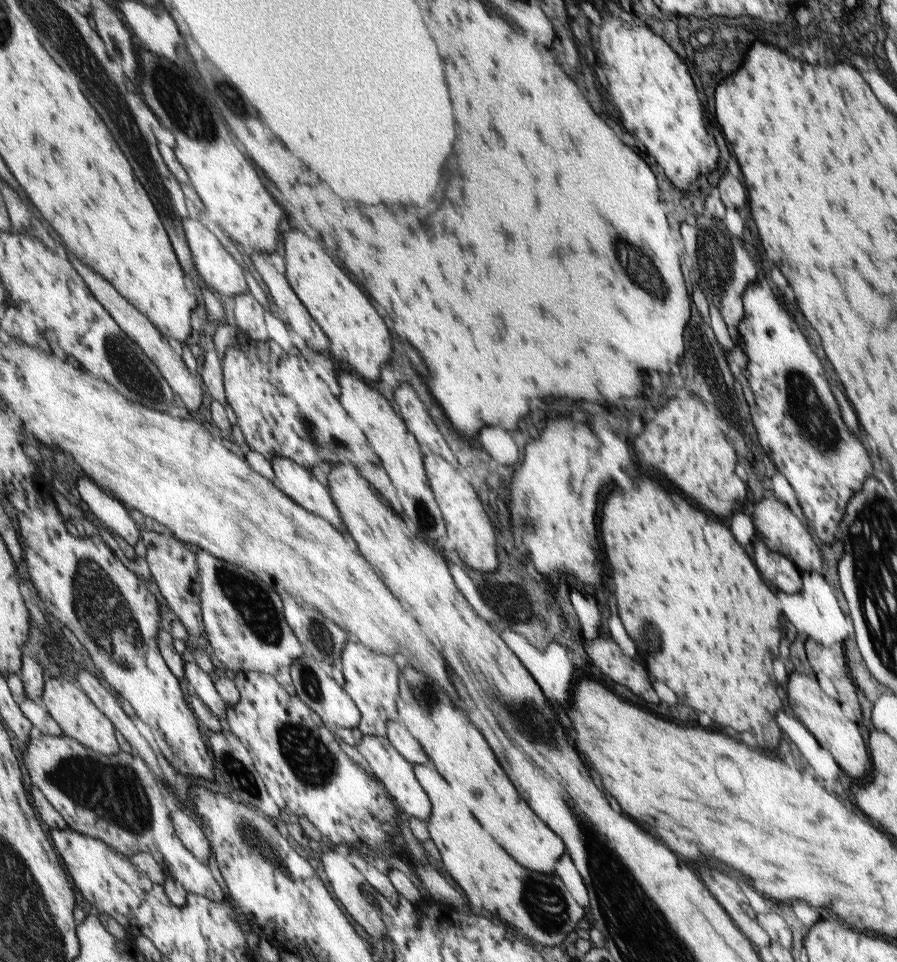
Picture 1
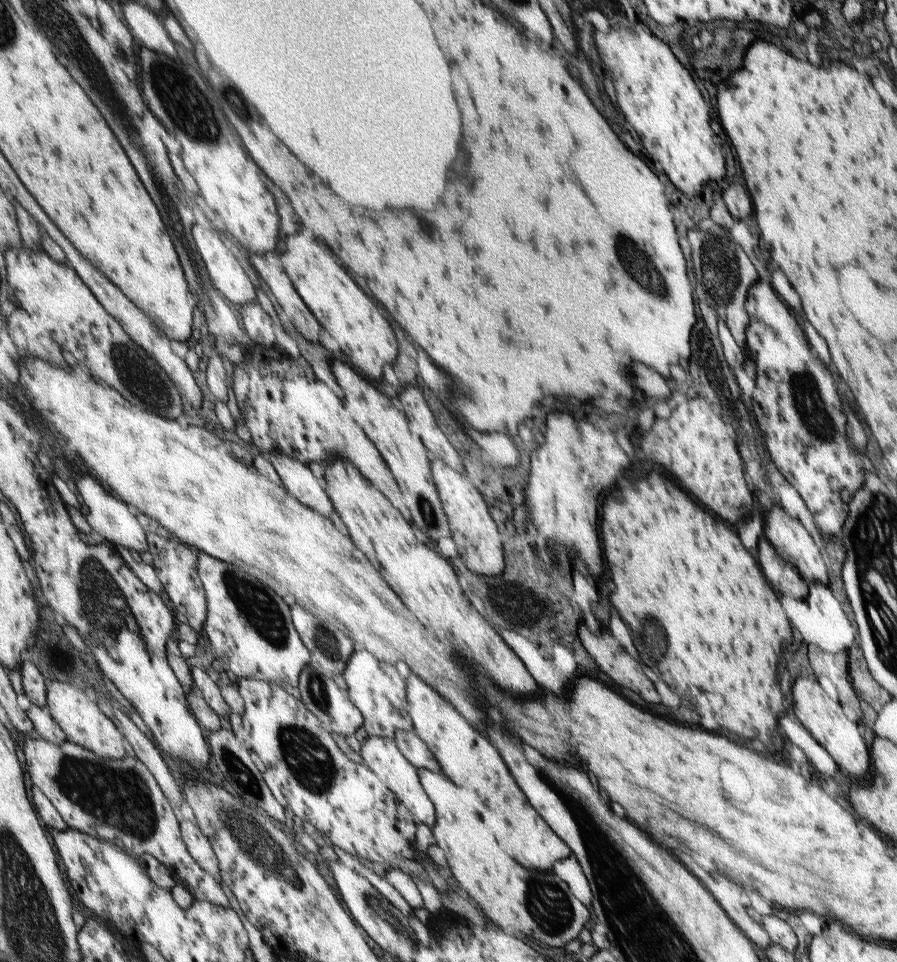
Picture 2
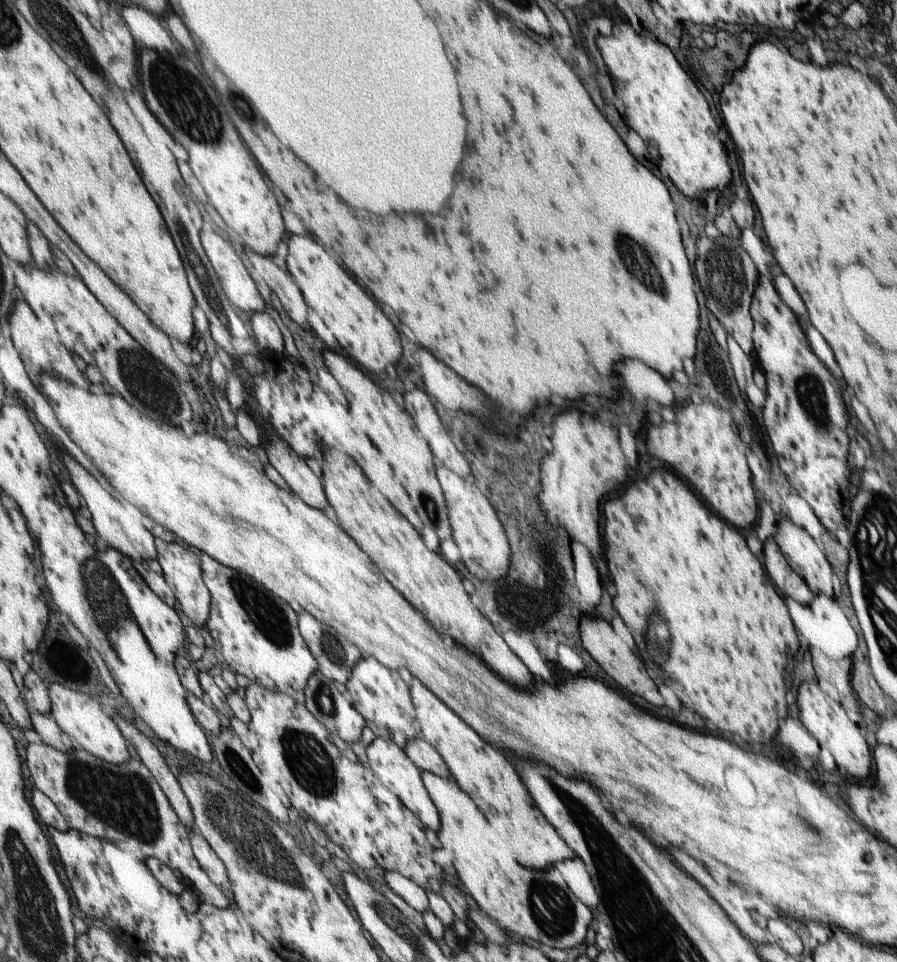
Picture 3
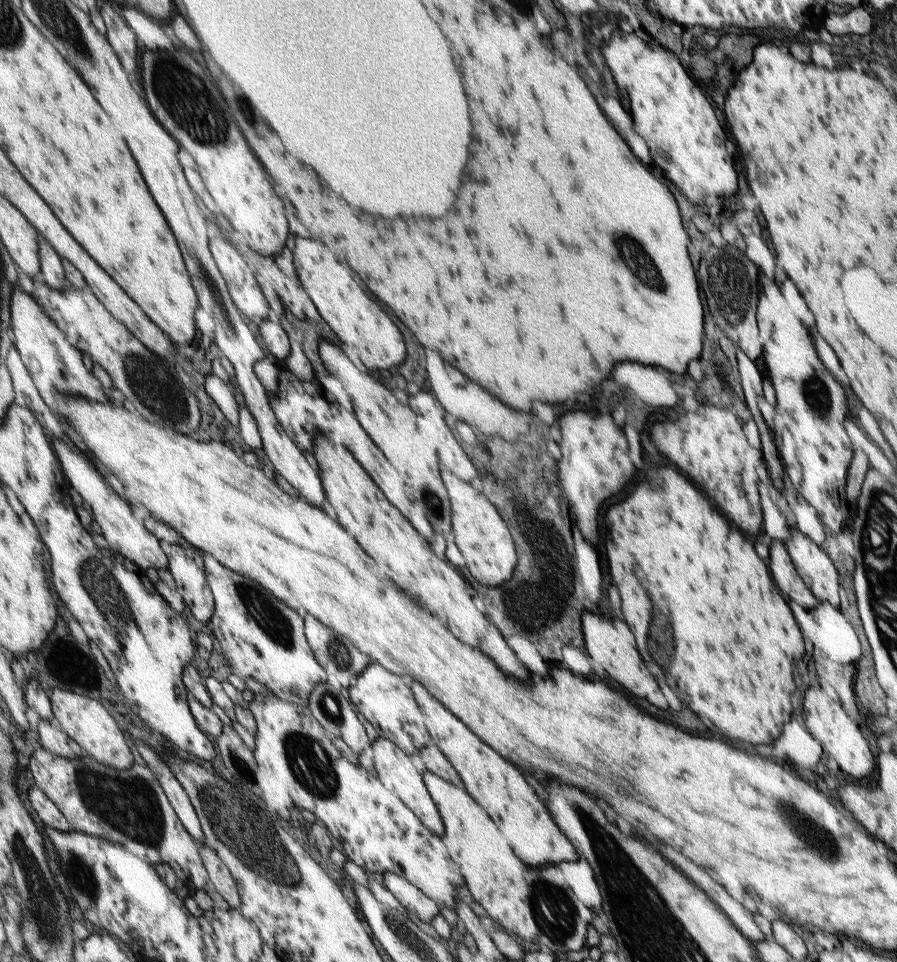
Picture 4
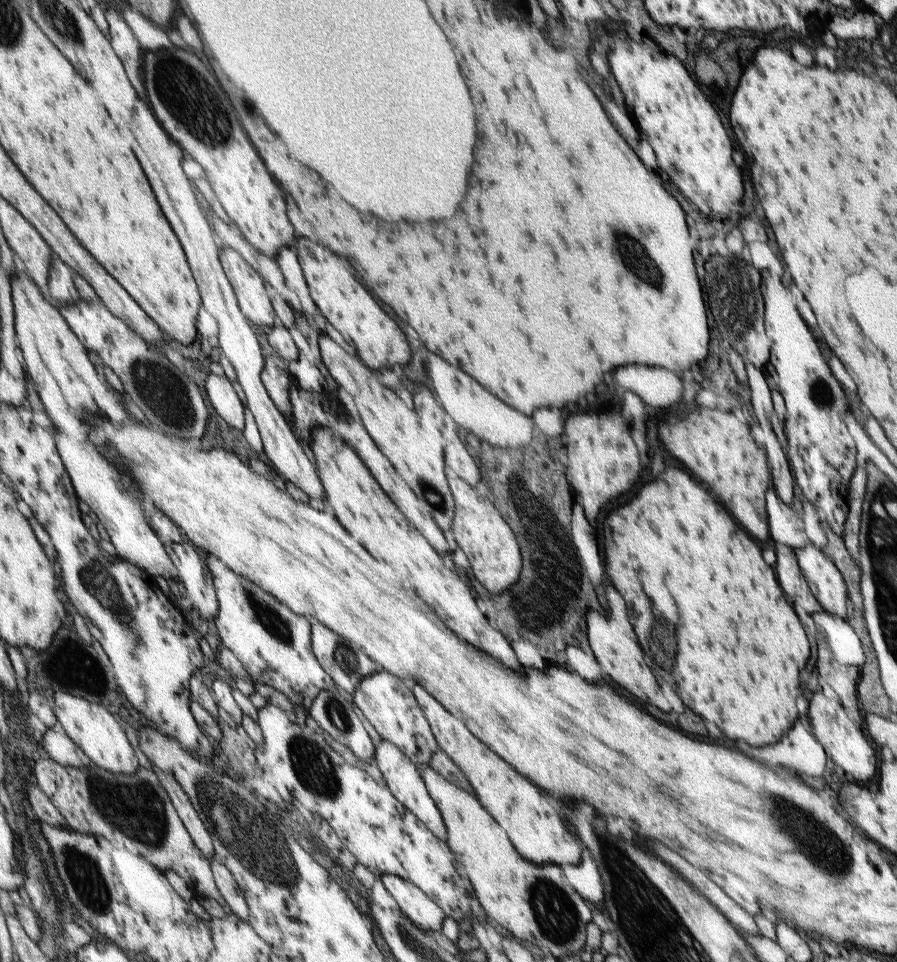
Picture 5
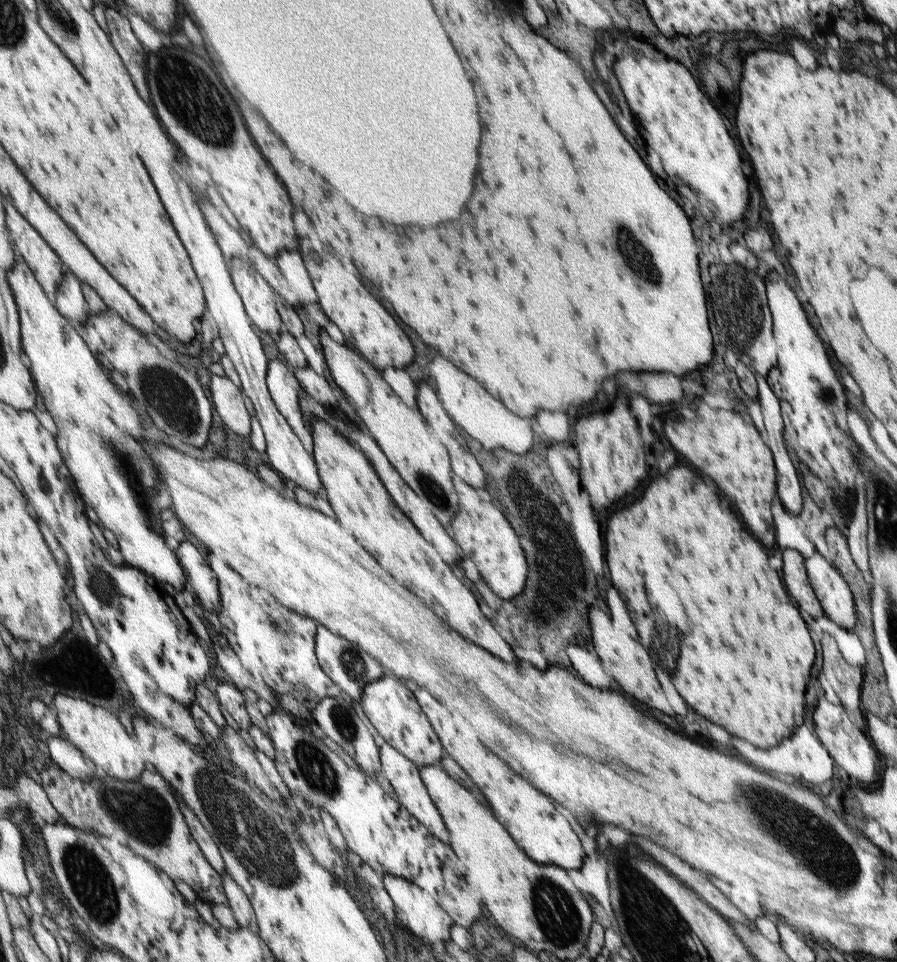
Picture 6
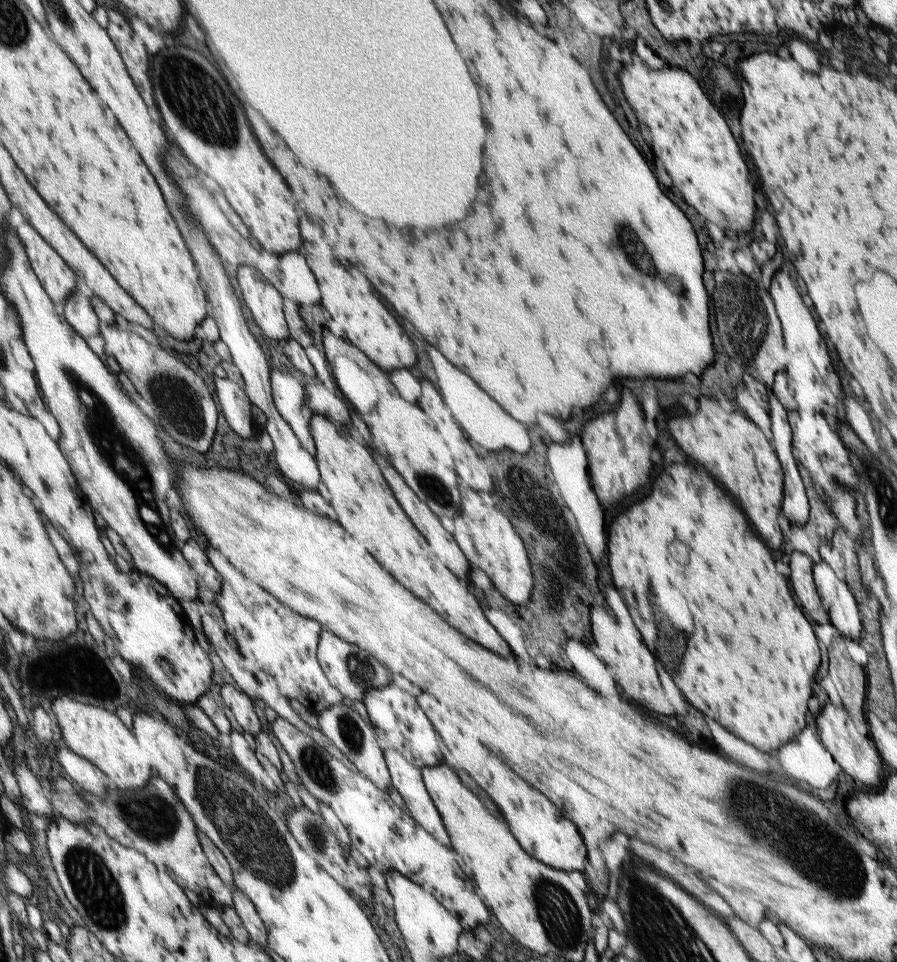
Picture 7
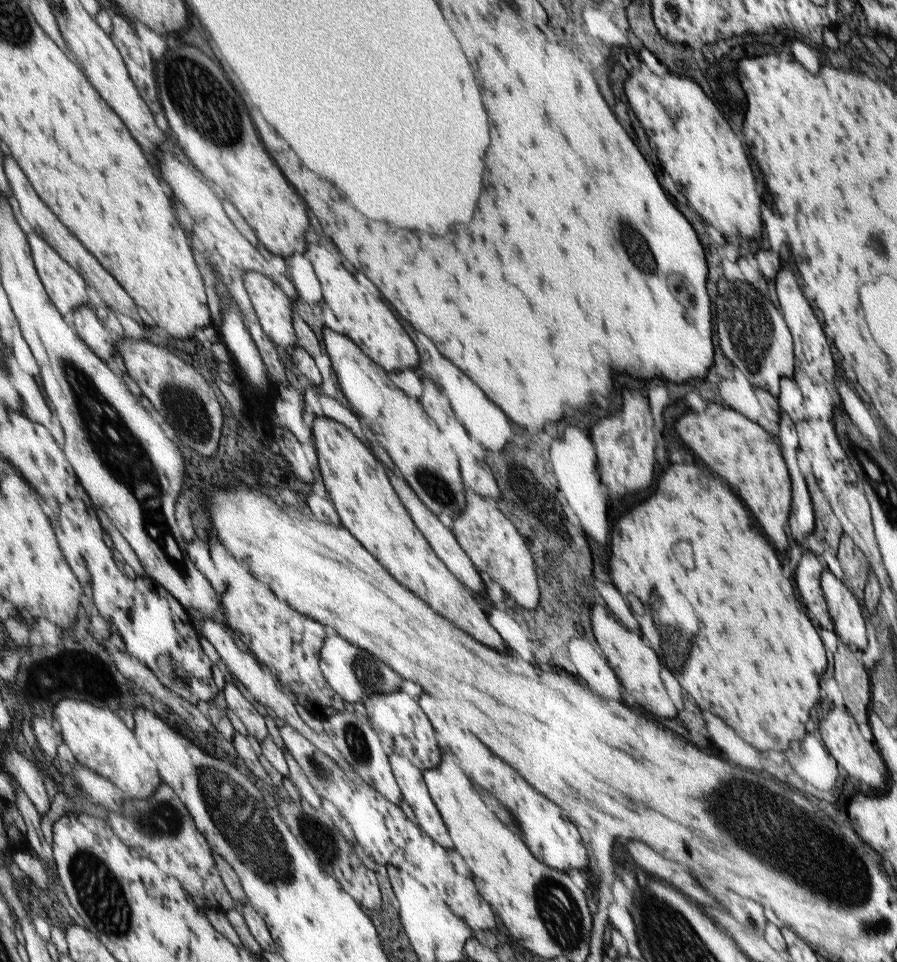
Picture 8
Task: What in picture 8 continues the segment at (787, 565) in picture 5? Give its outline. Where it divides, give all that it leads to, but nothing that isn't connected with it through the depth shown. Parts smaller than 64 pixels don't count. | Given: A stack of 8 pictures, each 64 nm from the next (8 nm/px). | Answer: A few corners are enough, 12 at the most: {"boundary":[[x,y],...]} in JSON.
{"boundary":[[804,550],[793,572],[807,616],[833,631],[819,586],[825,564]]}

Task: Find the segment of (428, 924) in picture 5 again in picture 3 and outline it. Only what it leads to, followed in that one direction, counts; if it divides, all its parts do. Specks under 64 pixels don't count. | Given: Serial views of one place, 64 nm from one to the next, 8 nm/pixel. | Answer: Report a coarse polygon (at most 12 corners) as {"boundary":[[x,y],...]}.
{"boundary":[[393,871],[383,880],[395,896],[420,914],[429,911],[417,884]]}

